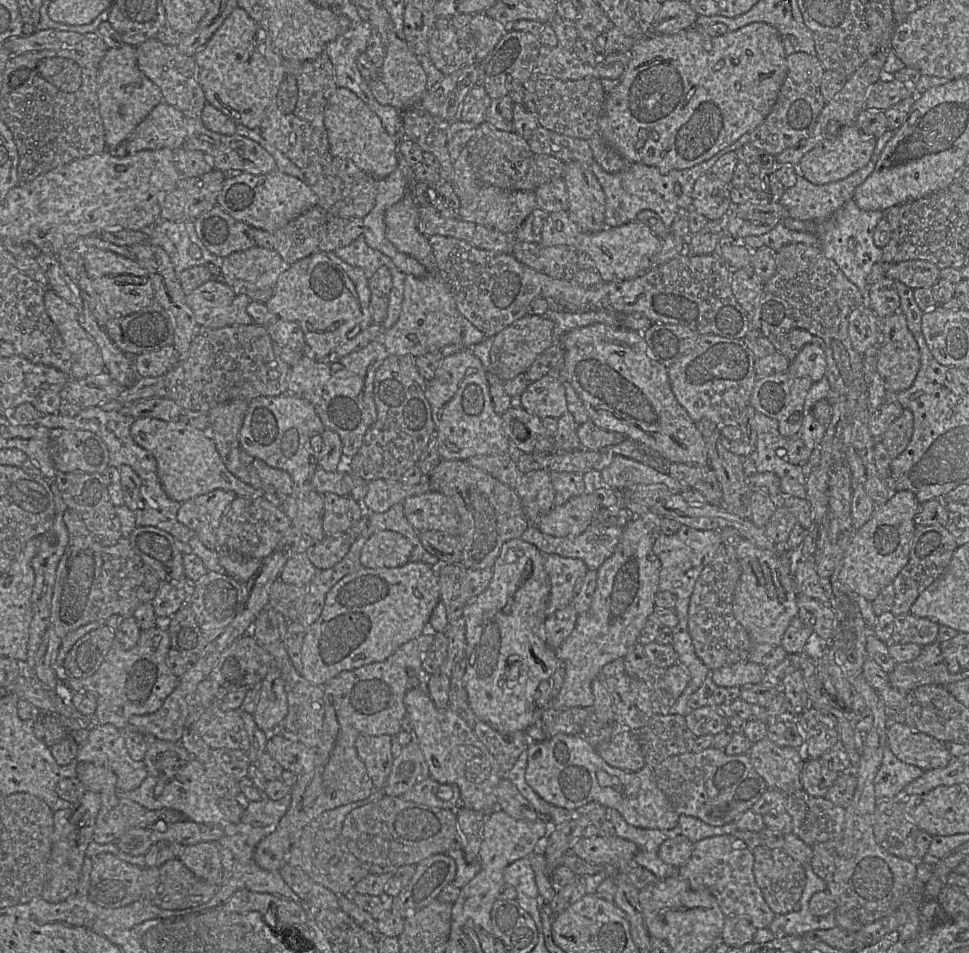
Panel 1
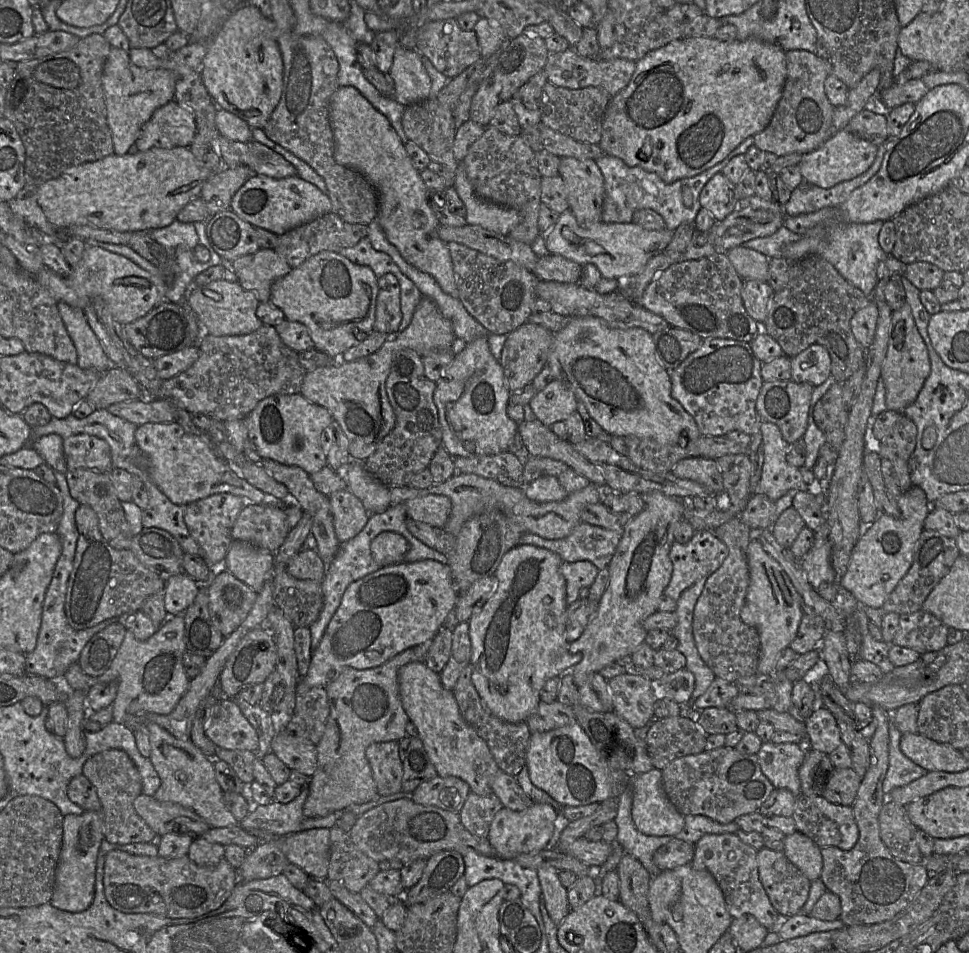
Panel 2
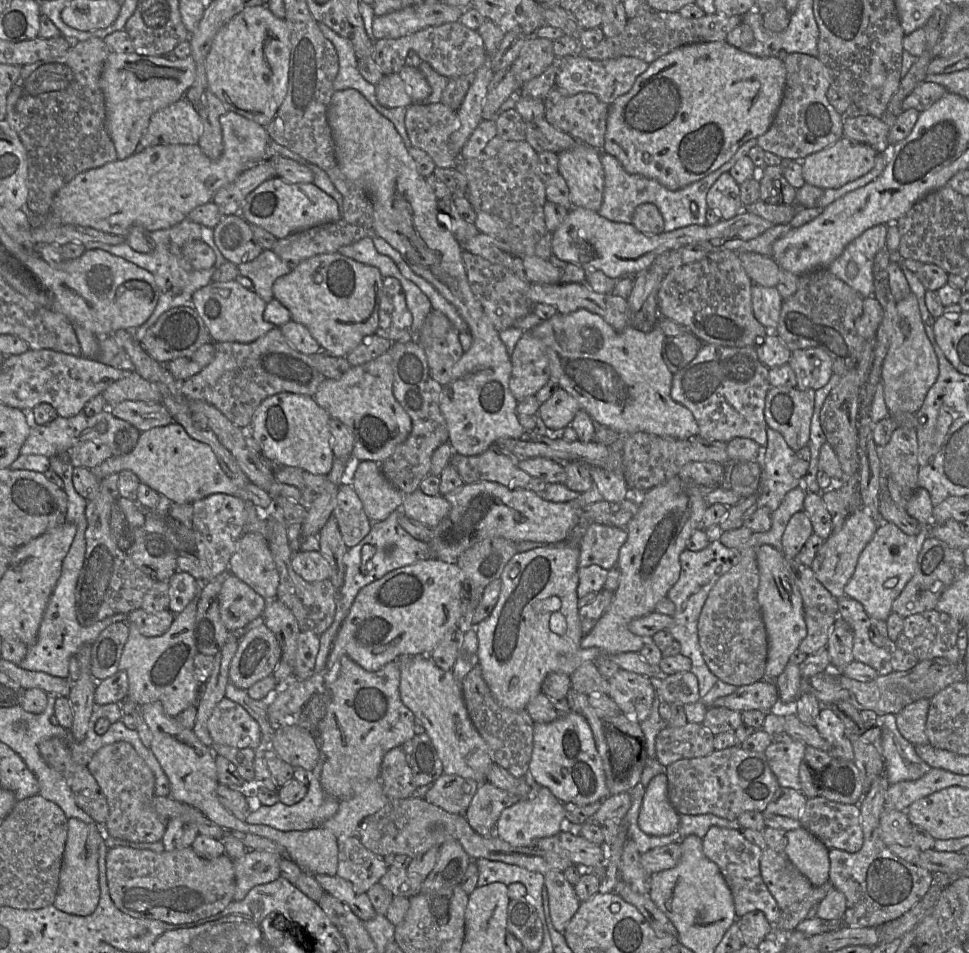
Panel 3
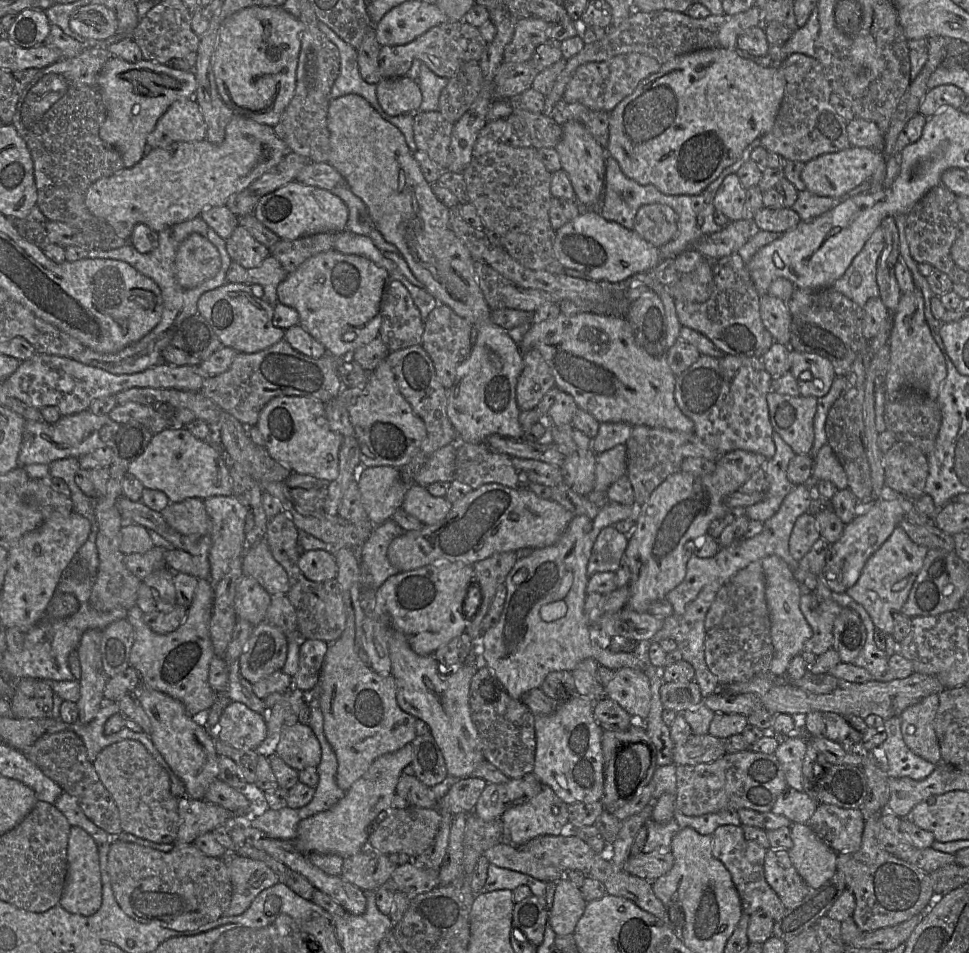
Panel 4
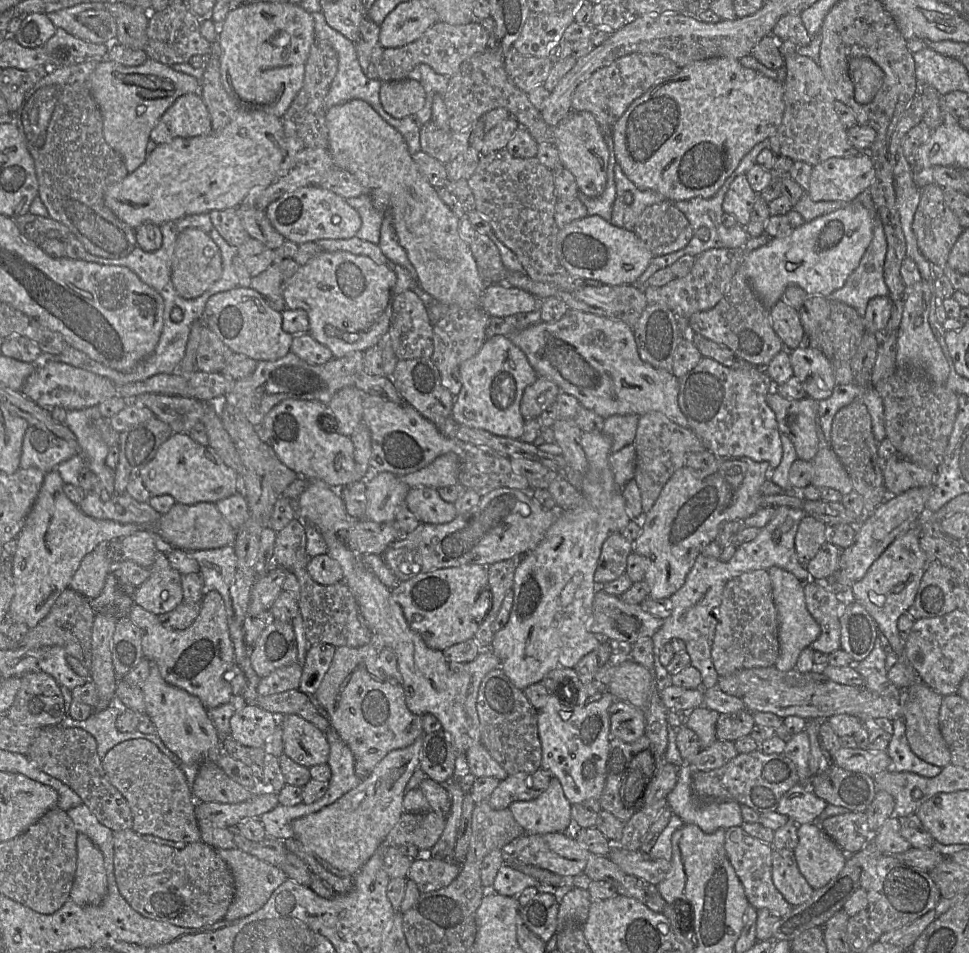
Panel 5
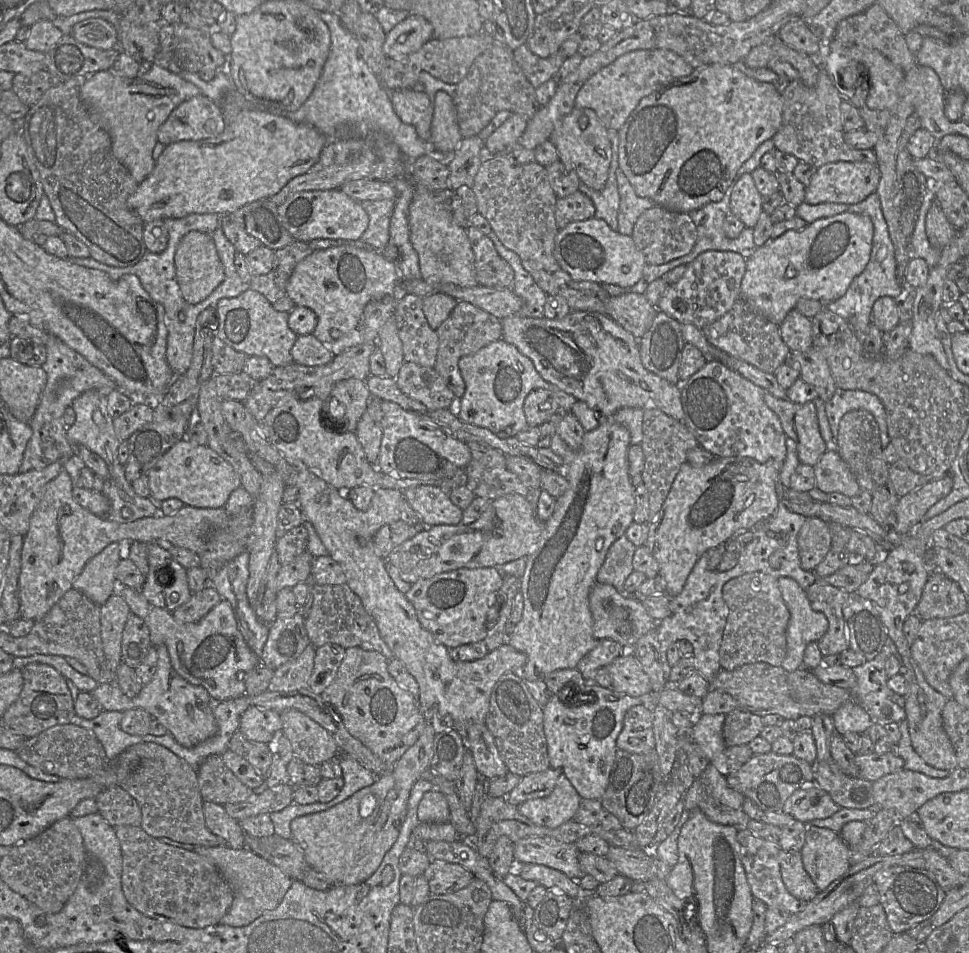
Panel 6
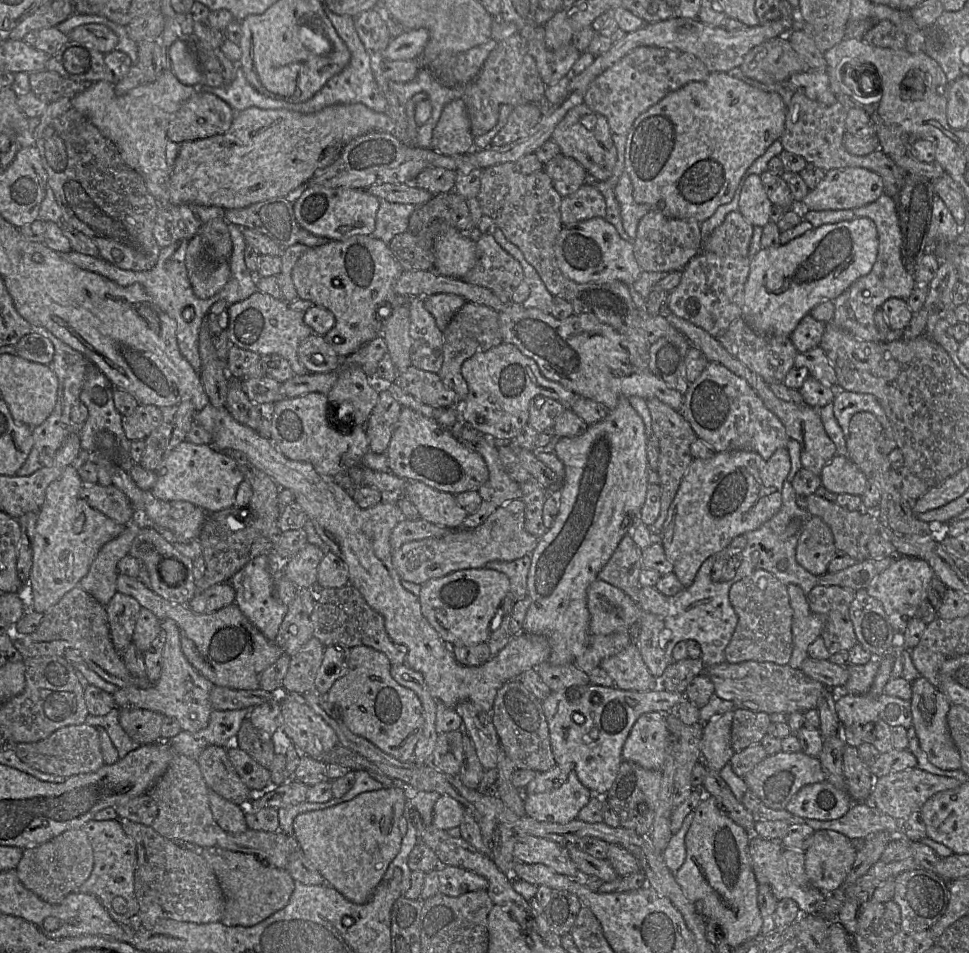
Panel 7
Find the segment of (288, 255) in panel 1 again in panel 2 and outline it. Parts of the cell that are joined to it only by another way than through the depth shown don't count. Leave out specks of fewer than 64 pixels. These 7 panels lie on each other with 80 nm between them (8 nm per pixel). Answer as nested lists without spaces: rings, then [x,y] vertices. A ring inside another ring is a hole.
[[[328,213],[278,236],[274,250],[294,269],[320,252],[337,253],[340,249],[355,246],[365,237],[367,237],[367,225],[351,224],[333,213]]]

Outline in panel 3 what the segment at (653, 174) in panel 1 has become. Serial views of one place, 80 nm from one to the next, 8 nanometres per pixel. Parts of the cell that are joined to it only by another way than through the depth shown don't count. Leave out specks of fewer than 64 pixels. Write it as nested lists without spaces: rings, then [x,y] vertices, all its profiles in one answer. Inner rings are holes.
[[[756,139],[747,141],[737,150],[729,161],[724,163],[717,170],[696,182],[674,191],[667,189],[657,180],[639,174],[628,173],[617,158],[605,152],[601,153],[605,183],[603,202],[597,212],[600,216],[613,222],[631,224],[635,209],[641,204],[651,203],[658,207],[663,216],[665,232],[670,232],[693,224],[704,226],[706,225],[706,213],[709,209],[706,200],[709,189],[721,174],[729,172],[734,164],[743,156],[748,156],[750,149],[757,144]]]

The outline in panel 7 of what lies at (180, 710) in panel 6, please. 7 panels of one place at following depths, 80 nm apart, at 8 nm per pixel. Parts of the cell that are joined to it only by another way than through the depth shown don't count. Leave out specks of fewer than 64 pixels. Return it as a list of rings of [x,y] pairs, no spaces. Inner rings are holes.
[[[166,619],[161,621],[164,631],[164,648],[162,653],[161,676],[156,683],[147,688],[130,686],[118,688],[113,694],[114,708],[137,707],[162,714],[164,717],[177,720],[182,731],[196,732],[208,725],[212,706],[210,693],[213,683],[202,676],[189,663],[182,652],[180,632],[175,621]]]

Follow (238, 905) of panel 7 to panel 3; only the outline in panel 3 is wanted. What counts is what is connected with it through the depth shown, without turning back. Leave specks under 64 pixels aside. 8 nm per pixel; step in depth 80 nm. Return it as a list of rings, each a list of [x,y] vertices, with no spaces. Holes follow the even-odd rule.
[[[249,850],[242,858],[233,861],[235,892],[233,901],[241,901],[255,886],[266,884],[280,876],[280,854]]]

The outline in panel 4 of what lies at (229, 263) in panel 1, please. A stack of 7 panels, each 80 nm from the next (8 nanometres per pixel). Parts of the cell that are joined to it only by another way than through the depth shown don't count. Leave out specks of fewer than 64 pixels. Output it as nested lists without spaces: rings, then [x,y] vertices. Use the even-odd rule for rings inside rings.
[[[271,255],[256,268],[247,270],[247,285],[258,285],[263,289],[263,300],[269,304],[278,302],[277,287],[288,276],[281,264]]]

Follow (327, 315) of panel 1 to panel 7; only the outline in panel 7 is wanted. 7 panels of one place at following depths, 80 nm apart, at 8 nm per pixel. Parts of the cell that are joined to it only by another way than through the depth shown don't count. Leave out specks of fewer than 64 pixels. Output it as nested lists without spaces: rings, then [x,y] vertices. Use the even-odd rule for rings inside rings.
[[[357,235],[357,236],[353,236],[350,237],[347,240],[344,241],[335,241],[335,240],[329,240],[326,244],[321,245],[321,246],[317,246],[317,247],[309,247],[308,250],[299,258],[299,260],[296,262],[293,271],[292,271],[292,280],[293,280],[293,284],[297,290],[298,293],[298,297],[301,299],[305,299],[305,300],[309,300],[311,301],[314,305],[319,306],[319,307],[323,307],[327,310],[329,310],[330,312],[333,313],[333,315],[335,316],[335,325],[333,326],[333,328],[324,335],[324,339],[325,341],[333,348],[333,350],[342,358],[342,357],[347,357],[350,354],[352,354],[354,351],[356,351],[358,348],[360,348],[361,346],[363,346],[364,344],[368,343],[369,341],[371,341],[372,339],[376,338],[377,336],[381,336],[382,334],[382,330],[383,327],[385,326],[387,320],[389,319],[389,317],[392,315],[394,309],[400,305],[400,304],[406,304],[402,302],[402,299],[409,299],[412,297],[400,297],[398,296],[395,292],[394,292],[394,284],[395,282],[398,280],[398,278],[403,274],[404,269],[402,268],[402,266],[400,265],[400,263],[396,260],[394,254],[392,253],[392,251],[390,250],[389,246],[387,244],[385,244],[383,241],[376,239],[374,237],[372,237],[371,235]]]

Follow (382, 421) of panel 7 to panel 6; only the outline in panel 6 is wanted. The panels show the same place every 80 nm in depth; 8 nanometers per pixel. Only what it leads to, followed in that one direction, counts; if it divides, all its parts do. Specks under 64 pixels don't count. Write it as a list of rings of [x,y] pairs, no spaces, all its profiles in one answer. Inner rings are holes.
[[[378,398],[371,399],[355,431],[365,456],[371,464],[377,462],[382,440],[382,401]]]

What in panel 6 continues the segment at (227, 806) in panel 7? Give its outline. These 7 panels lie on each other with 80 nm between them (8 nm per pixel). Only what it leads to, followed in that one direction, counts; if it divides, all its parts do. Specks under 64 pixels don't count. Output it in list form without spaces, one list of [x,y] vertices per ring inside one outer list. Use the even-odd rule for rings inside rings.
[[[204,802],[203,813],[206,826],[213,834],[221,837],[231,848],[243,848],[245,833],[240,822],[230,817],[223,805]]]

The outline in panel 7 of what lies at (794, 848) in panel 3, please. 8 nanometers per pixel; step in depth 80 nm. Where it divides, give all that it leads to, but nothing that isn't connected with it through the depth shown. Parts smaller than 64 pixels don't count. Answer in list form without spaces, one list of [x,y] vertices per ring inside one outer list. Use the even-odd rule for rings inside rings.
[[[817,830],[814,833],[810,847],[805,851],[805,871],[810,883],[823,894],[831,894],[845,881],[856,856],[856,845],[845,835],[833,830]]]

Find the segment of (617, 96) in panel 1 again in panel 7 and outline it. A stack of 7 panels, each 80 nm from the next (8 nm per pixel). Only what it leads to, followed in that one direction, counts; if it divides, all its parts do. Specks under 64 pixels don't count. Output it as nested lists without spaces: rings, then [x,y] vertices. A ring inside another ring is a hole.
[[[713,72],[704,81],[691,82],[673,91],[639,115],[628,132],[625,150],[625,170],[633,185],[633,196],[637,203],[648,204],[652,210],[658,210],[664,215],[676,219],[695,219],[699,223],[711,217],[717,208],[729,203],[752,163],[762,156],[768,147],[779,140],[785,129],[786,106],[776,92],[762,91],[740,79],[730,76],[727,72]]]

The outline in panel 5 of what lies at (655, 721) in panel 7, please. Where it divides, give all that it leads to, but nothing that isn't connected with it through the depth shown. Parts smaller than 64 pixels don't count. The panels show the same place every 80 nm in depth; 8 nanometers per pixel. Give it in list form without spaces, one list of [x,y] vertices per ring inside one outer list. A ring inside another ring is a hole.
[[[615,701],[609,707],[610,733],[611,739],[618,738],[624,742],[632,743],[645,735],[645,716],[644,712],[626,702]]]

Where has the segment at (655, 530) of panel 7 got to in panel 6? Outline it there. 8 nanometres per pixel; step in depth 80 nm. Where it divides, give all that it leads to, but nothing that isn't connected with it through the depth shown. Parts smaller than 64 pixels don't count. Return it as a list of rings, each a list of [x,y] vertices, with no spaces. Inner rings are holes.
[[[656,408],[644,410],[642,432],[640,446],[645,457],[642,482],[648,495],[649,514],[646,524],[649,524],[661,509],[675,477],[686,462],[688,451],[699,444],[684,422],[677,421]]]

